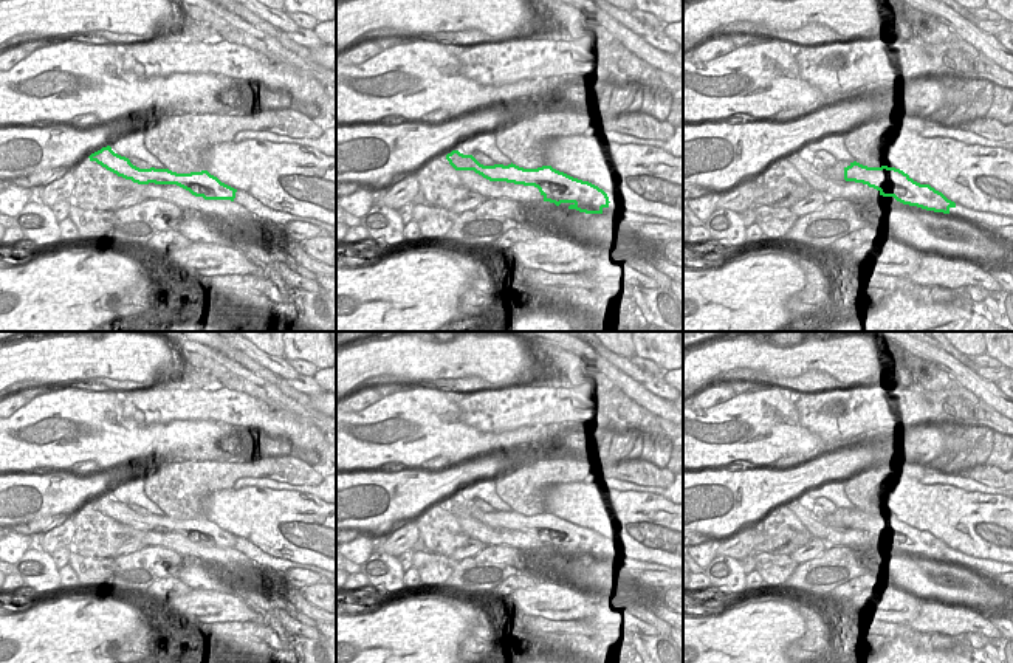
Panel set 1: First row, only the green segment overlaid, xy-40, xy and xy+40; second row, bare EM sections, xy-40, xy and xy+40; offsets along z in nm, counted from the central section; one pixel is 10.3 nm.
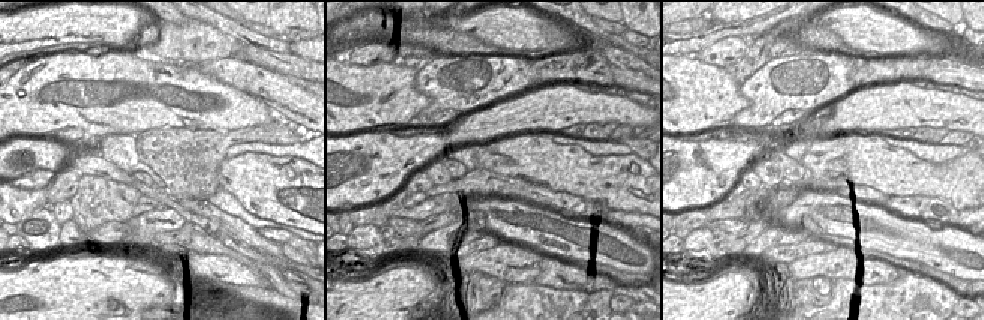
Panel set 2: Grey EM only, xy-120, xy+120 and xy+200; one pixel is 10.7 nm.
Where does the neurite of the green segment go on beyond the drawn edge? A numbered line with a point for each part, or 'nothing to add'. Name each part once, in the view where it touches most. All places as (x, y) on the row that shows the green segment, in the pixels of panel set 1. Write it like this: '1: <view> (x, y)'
nothing to add

